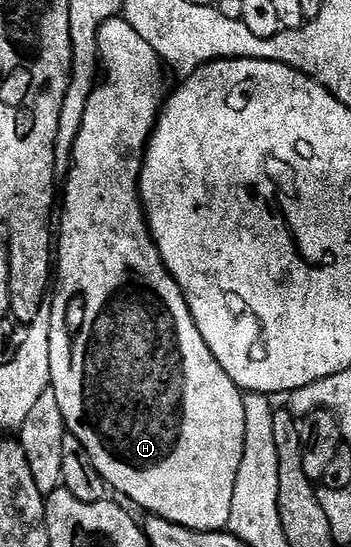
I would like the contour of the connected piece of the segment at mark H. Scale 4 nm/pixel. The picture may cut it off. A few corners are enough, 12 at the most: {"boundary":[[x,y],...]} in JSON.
{"boundary":[[123,16],[62,186],[54,396],[109,487],[224,530],[246,408],[148,231]]}

